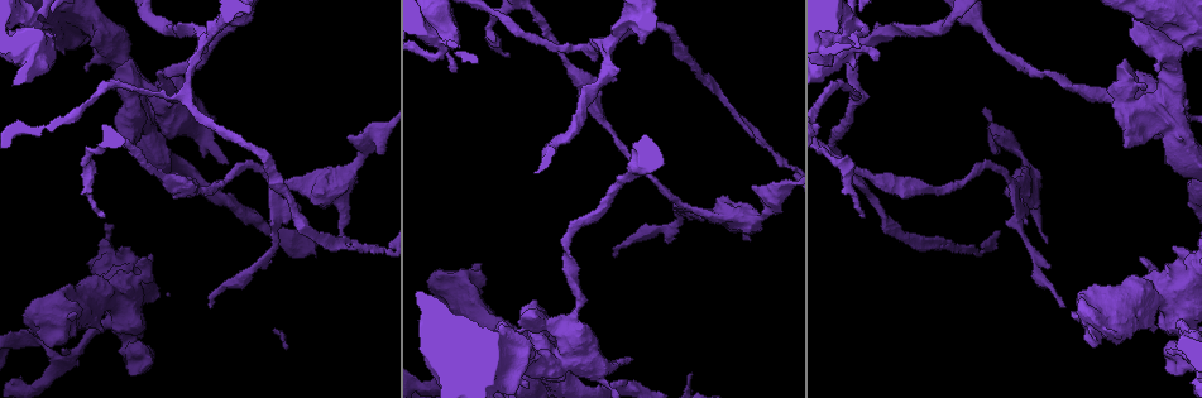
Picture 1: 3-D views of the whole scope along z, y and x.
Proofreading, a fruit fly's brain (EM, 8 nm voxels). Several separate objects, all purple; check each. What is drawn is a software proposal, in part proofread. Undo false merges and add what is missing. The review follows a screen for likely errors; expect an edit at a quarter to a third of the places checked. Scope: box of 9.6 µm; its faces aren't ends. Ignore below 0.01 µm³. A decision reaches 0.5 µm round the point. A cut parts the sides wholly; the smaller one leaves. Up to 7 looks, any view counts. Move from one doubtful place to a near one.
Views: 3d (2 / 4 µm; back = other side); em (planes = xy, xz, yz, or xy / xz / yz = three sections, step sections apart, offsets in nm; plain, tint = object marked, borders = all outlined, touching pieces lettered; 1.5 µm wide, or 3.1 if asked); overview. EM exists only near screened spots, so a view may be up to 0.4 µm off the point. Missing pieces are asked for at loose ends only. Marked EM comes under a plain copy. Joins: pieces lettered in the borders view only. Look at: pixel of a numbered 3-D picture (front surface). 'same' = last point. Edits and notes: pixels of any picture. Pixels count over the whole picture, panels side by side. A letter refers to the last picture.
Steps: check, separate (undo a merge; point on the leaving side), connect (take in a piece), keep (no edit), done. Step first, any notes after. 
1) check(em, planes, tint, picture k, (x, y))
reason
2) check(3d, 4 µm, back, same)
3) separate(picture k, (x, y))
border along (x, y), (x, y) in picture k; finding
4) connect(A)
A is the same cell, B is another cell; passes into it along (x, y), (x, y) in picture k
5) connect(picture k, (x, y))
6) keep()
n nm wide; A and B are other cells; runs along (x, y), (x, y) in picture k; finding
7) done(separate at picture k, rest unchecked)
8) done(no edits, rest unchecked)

check(3d, 4 µm, picture 1, (209, 41))
thick turns thin

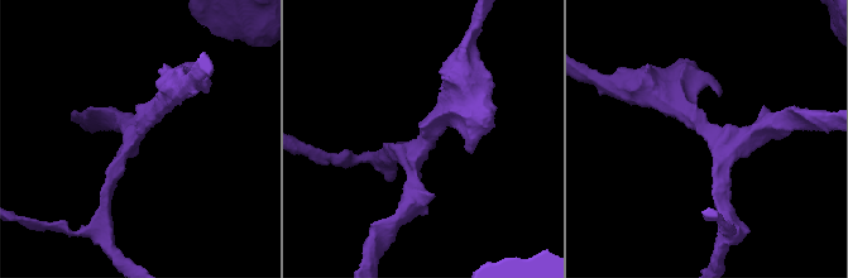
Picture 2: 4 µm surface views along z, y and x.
check(em, planes, tint, picture 2, (134, 135))
3 arms; arms of 170, 240, 260 nm; shape alone is not enough

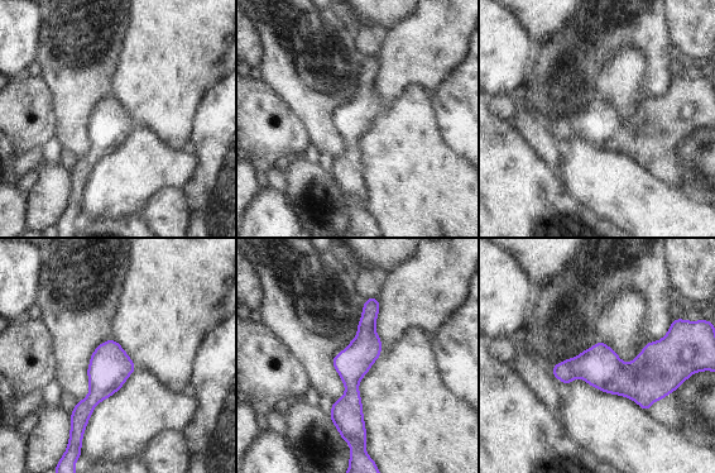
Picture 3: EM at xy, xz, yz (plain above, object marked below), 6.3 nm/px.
check(em, planes, borders, same)

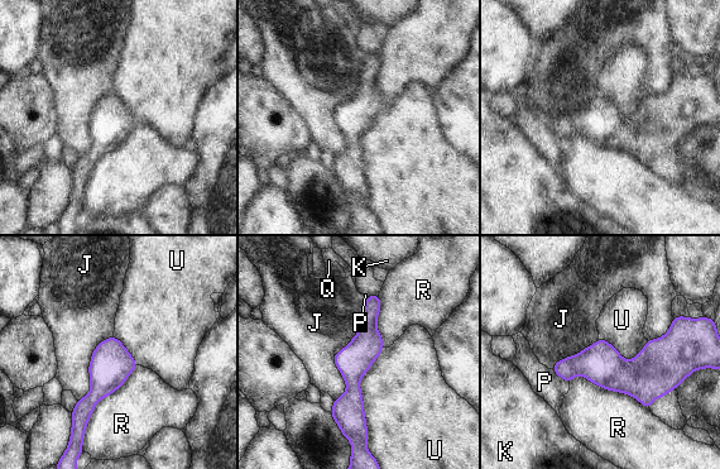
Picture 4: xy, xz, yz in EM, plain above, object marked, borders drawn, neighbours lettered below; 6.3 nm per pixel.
keep()
J, K, P, Q, R and U are other cells; runs along (377, 297), (353, 362), (353, 432) in picture 4; all the same cell

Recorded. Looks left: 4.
check(em, yz, step 8, tint, picture 1, (682, 206))
thick turns thin

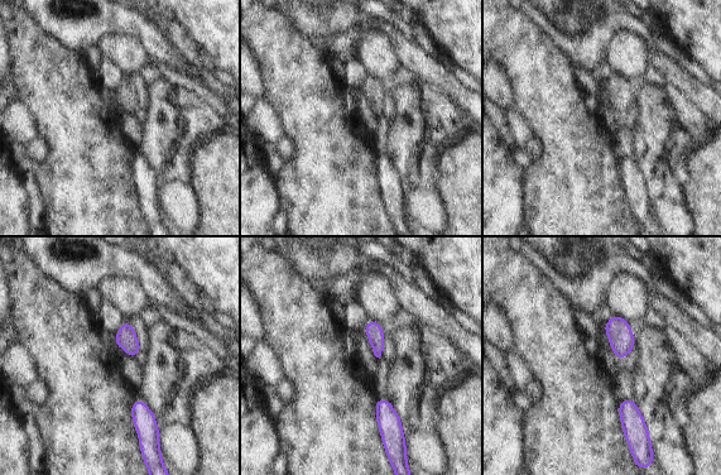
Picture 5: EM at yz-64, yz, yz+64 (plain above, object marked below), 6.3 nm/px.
check(em, planes, tint, same)

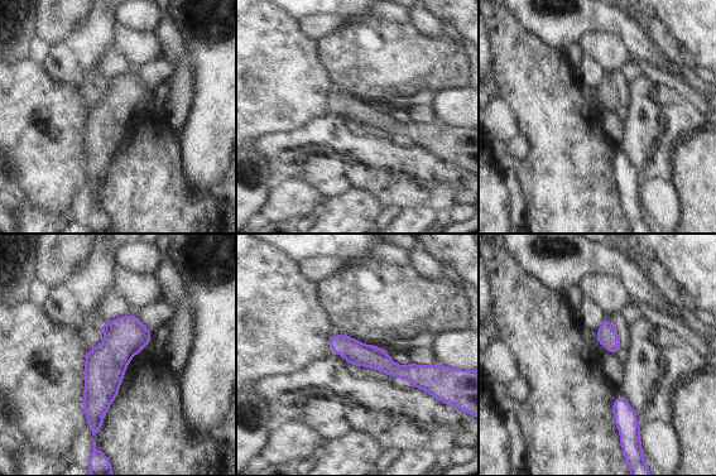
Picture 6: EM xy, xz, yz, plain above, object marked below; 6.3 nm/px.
check(em, planes, borders, same)

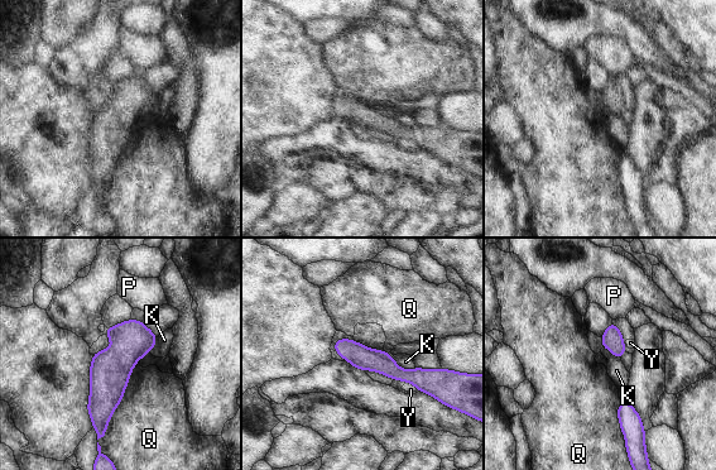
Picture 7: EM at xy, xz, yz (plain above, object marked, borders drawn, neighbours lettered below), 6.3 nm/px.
keep()
150 nm wide; K, P, Q and Y are other cells; runs along (139, 324), (110, 369), (100, 433) in picture 7; continuous, no second cell

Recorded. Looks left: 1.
done(no edits, rest unchecked)

